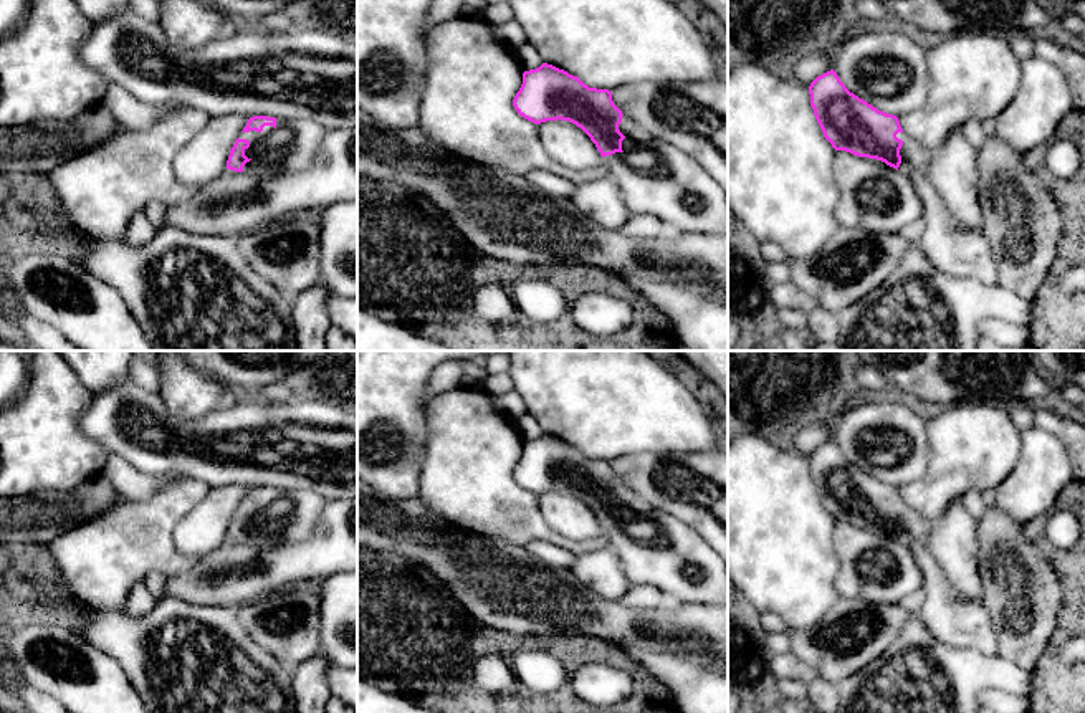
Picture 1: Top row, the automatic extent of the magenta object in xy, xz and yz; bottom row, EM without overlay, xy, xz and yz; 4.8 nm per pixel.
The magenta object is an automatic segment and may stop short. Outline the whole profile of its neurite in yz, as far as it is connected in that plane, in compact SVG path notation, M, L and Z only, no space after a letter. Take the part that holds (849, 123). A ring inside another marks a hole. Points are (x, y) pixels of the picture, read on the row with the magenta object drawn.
M834 69L817 76L809 94L824 137L835 151L882 160L903 175L928 170L931 151L908 137L896 116L850 93Z

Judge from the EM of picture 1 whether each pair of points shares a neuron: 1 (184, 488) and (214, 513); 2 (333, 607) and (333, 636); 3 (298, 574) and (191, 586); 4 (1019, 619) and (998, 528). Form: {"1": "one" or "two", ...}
{"1": "two", "2": "one", "3": "one", "4": "one"}

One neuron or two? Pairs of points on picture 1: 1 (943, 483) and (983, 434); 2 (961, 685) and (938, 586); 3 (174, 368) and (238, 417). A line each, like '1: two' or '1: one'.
1: one
2: two
3: two

